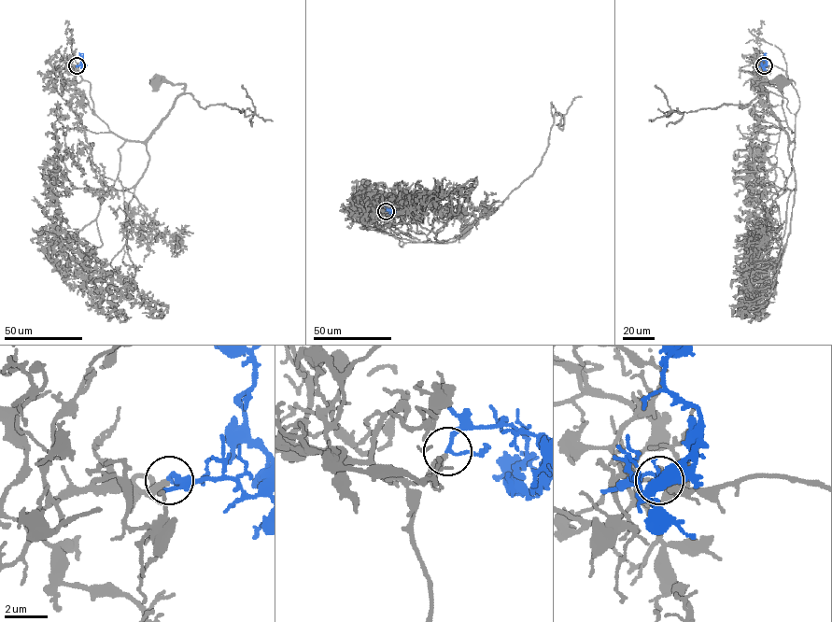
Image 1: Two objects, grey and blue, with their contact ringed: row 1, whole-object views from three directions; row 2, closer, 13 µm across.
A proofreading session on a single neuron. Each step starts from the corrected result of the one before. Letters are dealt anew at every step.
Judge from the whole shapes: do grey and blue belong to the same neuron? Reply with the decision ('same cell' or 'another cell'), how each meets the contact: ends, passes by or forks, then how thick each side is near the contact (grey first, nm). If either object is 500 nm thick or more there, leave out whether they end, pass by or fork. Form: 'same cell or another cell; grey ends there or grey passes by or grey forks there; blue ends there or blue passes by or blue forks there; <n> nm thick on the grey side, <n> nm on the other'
same cell; grey ends there; blue passes by; 360 nm thick on the grey side, 130 nm on the other

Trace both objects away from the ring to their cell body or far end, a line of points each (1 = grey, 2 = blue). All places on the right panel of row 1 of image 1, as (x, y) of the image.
1: (764, 65), (763, 60), (754, 74), (782, 88), (786, 123), (795, 133), (791, 142), (761, 85), (781, 82)
2: (764, 65), (767, 62), (764, 53)

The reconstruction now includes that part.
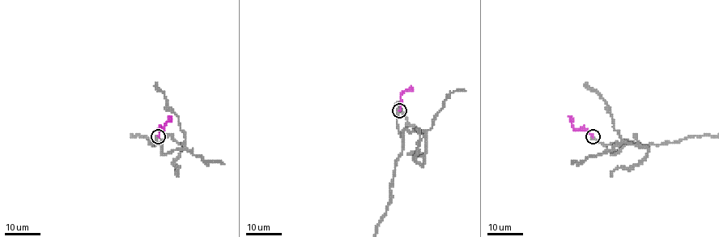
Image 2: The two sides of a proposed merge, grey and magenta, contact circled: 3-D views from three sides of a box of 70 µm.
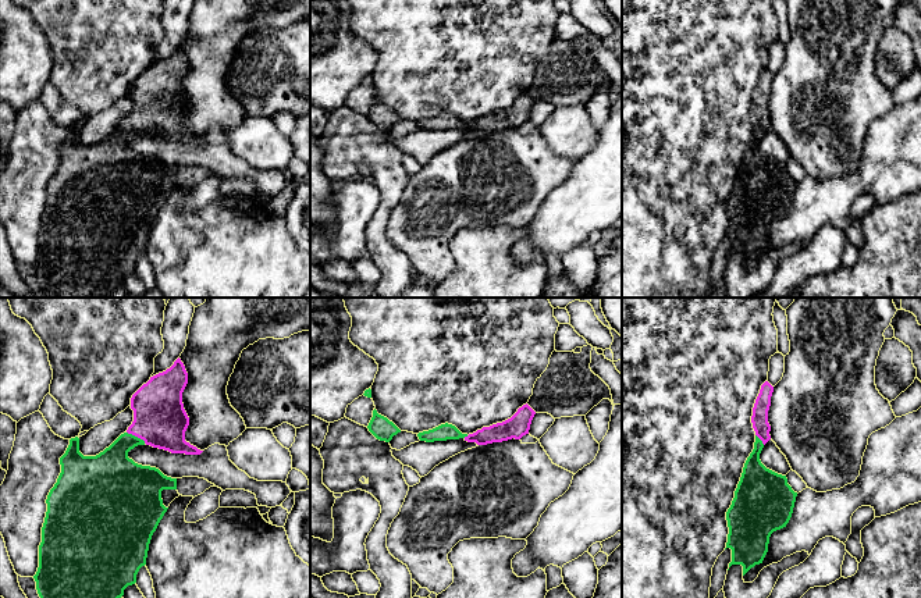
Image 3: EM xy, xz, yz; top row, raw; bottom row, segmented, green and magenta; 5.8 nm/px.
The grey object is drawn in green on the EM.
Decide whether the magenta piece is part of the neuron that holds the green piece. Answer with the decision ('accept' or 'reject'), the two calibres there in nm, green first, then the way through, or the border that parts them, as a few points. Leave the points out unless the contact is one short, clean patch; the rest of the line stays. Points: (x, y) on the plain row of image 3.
accept; calibres 260 and 300 nm; way xy (111, 160), (116, 143), (137, 125), (160, 109)

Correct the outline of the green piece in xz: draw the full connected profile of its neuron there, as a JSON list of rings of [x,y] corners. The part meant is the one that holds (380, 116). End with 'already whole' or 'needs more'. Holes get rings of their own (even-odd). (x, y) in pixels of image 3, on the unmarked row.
[[[376,97],[373,99],[373,106],[367,117],[377,128],[385,131],[390,131],[394,124],[401,121],[401,118],[392,110],[378,103]]]; already whole

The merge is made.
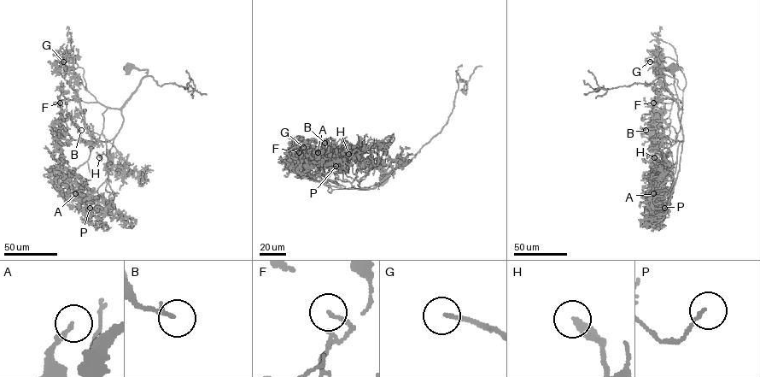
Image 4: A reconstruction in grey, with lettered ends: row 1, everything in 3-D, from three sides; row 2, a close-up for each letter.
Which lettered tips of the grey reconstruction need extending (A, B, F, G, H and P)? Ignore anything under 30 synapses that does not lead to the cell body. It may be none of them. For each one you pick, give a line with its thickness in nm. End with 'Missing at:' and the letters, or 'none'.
Missing at: none

